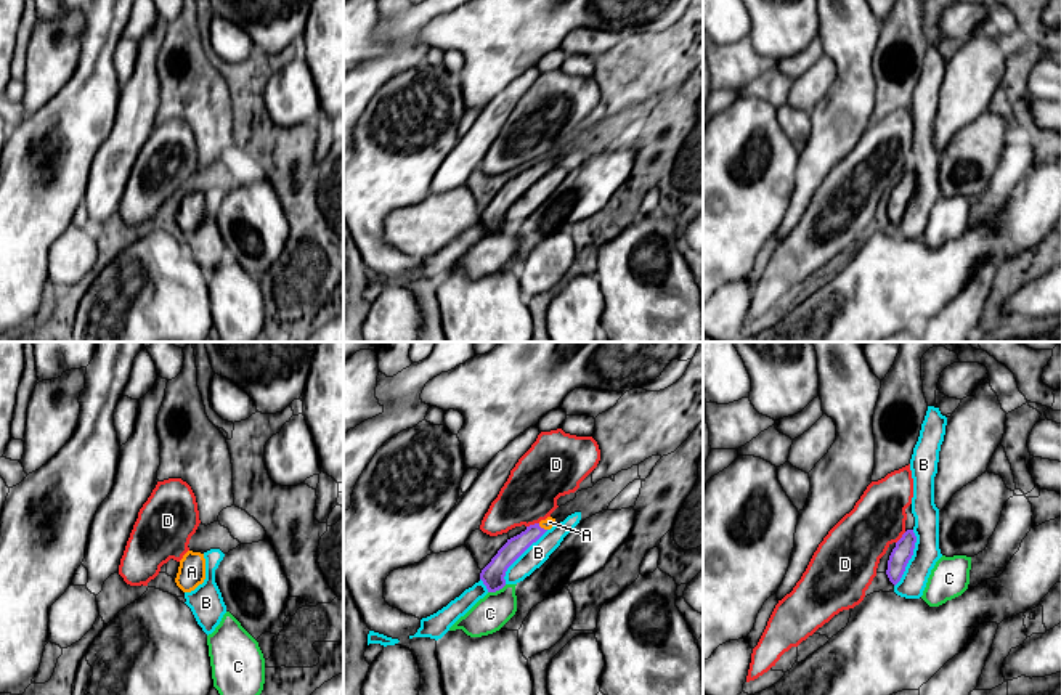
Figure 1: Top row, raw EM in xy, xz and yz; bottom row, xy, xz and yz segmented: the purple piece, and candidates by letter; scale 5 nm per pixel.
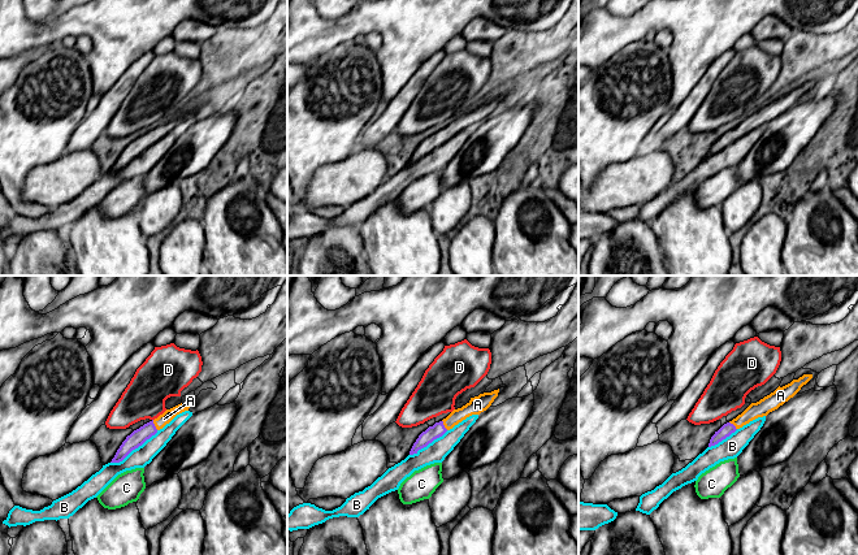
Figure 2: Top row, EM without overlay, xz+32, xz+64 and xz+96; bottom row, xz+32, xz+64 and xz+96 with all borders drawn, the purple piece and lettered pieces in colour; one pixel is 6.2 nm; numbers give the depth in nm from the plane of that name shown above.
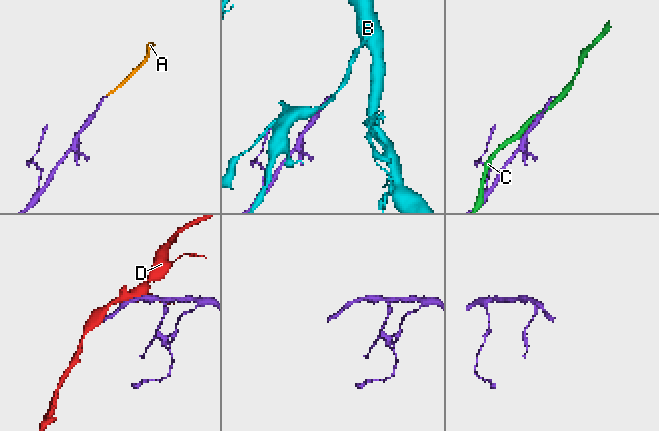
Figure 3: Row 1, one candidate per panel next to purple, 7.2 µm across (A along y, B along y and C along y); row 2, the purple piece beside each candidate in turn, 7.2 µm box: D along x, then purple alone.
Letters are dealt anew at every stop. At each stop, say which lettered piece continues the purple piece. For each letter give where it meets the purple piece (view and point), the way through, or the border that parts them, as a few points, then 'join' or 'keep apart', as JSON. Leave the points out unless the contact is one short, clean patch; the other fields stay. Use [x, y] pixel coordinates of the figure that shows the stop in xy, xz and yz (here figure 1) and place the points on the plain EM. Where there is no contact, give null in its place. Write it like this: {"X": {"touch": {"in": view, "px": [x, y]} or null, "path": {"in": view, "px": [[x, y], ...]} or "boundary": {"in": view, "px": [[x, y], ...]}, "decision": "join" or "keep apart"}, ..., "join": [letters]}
{"A": {"touch": {"in": "xz", "px": [543, 169]}, "path": {"in": "xz", "px": [[514, 188], [543, 169], [549, 162]]}, "decision": "join"}, "B": {"touch": {"in": "yz", "px": [910, 198]}, "decision": "keep apart"}, "C": {"touch": {"in": "xz", "px": [496, 230]}, "decision": "keep apart"}, "D": {"touch": {"in": "xz", "px": [532, 166]}, "decision": "keep apart"}, "join": ["A"]}

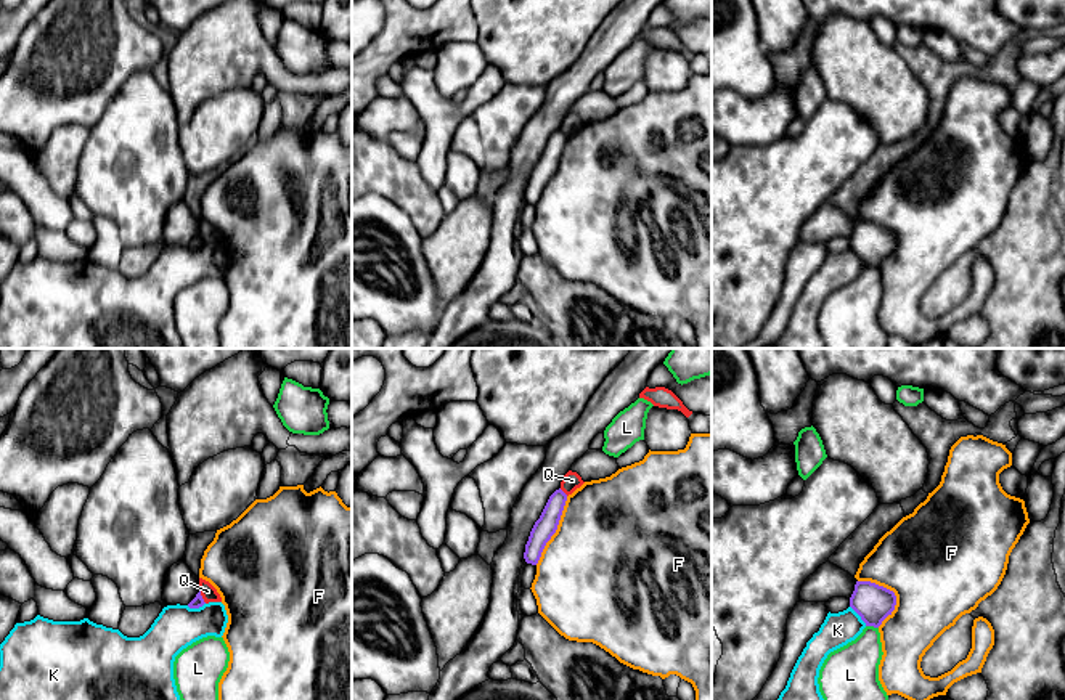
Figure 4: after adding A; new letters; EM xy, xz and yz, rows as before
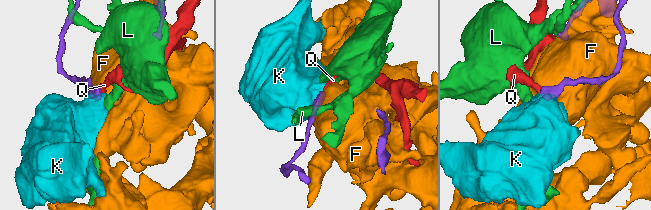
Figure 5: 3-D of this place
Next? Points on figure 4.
{"F": {"touch": {"in": "yz", "px": [893, 233]}, "decision": "keep apart"}, "K": {"touch": {"in": "yz", "px": [858, 254]}, "boundary": {"in": "yz", "px": [[850, 246], [866, 265]]}, "decision": "keep apart"}, "L": {"touch": {"in": "yz", "px": [873, 265]}, "decision": "keep apart"}, "Q": {"touch": {"in": "xy", "px": [201, 236]}, "decision": "keep apart"}, "join": []}

